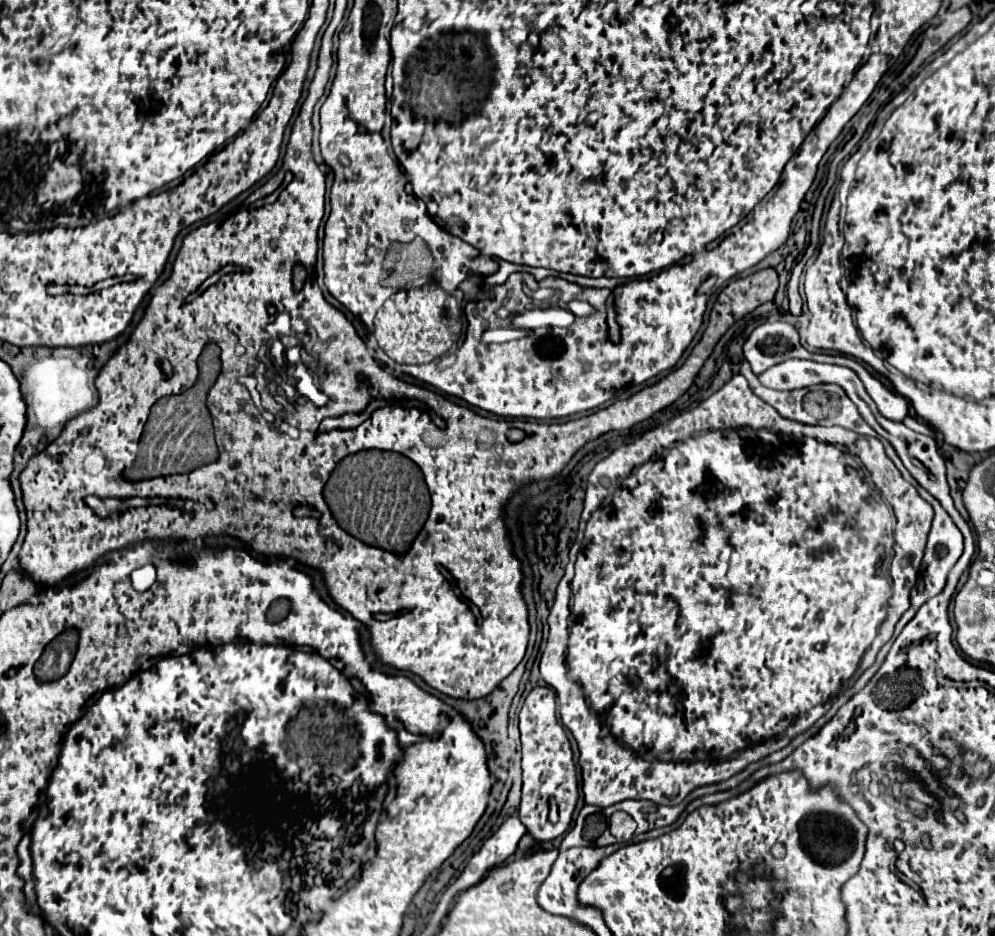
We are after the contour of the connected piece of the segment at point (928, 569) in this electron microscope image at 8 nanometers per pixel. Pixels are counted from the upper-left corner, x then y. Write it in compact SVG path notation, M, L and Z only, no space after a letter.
M900 467L900 473L902 473L906 479L910 479L910 483L916 487L916 491L920 493L920 497L926 499L926 501L934 507L934 521L932 521L932 529L930 529L930 533L928 533L928 543L926 543L926 551L924 551L922 565L920 565L920 581L918 581L918 587L912 589L912 599L910 599L912 605L910 605L910 609L902 615L902 619L898 621L898 625L896 625L896 635L902 631L902 627L904 627L904 625L916 615L916 611L918 611L928 599L936 597L936 595L944 589L944 585L946 585L946 577L948 577L948 571L950 571L950 569L954 567L954 563L960 559L962 549L964 549L962 533L960 533L960 529L954 525L954 521L950 519L950 515L942 509L942 505L940 505L934 497L928 497L928 493L922 491L924 487L918 485L918 483L914 481L914 477L912 477L904 467Z

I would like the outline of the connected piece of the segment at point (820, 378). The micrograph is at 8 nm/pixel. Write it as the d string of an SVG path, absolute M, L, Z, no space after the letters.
M790 359L784 363L778 363L764 373L758 375L760 383L770 389L798 389L806 385L818 385L818 383L840 383L844 389L846 385L854 385L858 397L868 397L864 393L864 387L858 381L858 375L848 367L836 367L836 365L822 365L814 361L802 361L802 359Z

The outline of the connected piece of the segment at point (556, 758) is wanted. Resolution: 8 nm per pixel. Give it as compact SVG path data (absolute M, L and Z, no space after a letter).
M534 687L520 711L522 735L522 803L520 821L536 841L552 841L562 835L572 821L578 799L578 779L572 761L570 741L558 721L556 695L550 687Z

